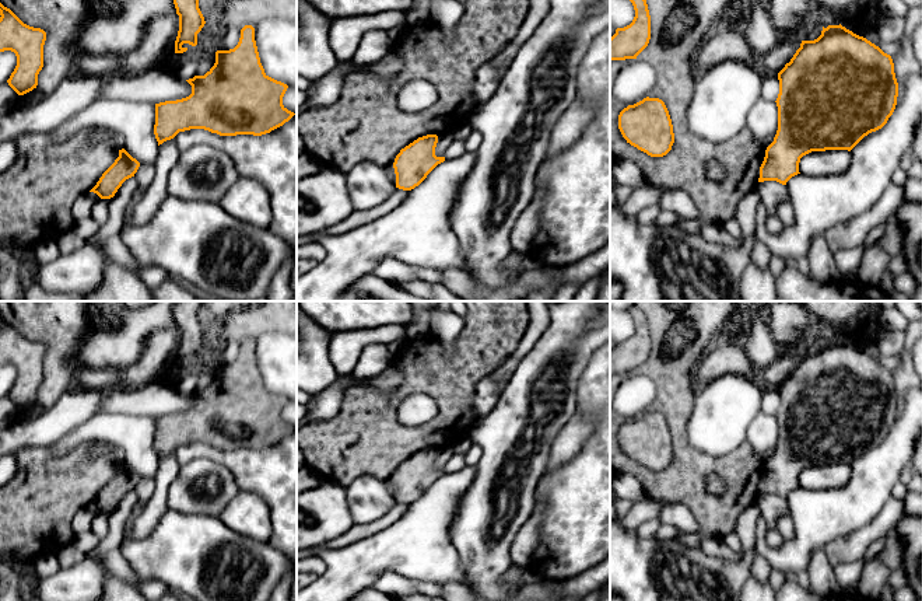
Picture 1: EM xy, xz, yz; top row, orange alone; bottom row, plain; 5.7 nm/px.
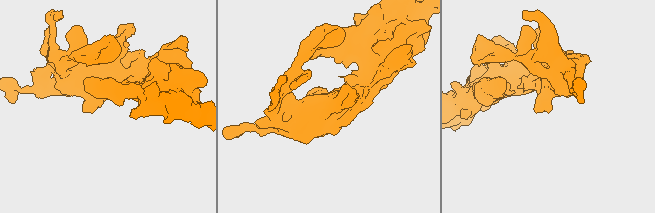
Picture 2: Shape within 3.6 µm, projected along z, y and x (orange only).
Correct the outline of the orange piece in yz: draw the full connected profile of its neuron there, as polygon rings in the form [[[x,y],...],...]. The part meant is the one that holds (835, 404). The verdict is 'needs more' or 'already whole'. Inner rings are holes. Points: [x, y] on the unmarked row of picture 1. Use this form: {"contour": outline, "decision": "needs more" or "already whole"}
{"contour": [[[841,338],[823,340],[814,354],[802,354],[778,394],[778,444],[765,464],[758,496],[786,499],[800,488],[800,472],[811,465],[851,465],[865,450],[881,443],[897,419],[898,396],[891,370]]], "decision": "already whole"}

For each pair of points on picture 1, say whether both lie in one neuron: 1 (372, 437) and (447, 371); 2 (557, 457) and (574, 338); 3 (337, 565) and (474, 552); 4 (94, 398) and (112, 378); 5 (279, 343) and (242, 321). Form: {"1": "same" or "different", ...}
{"1": "same", "2": "different", "3": "different", "4": "different", "5": "different"}

